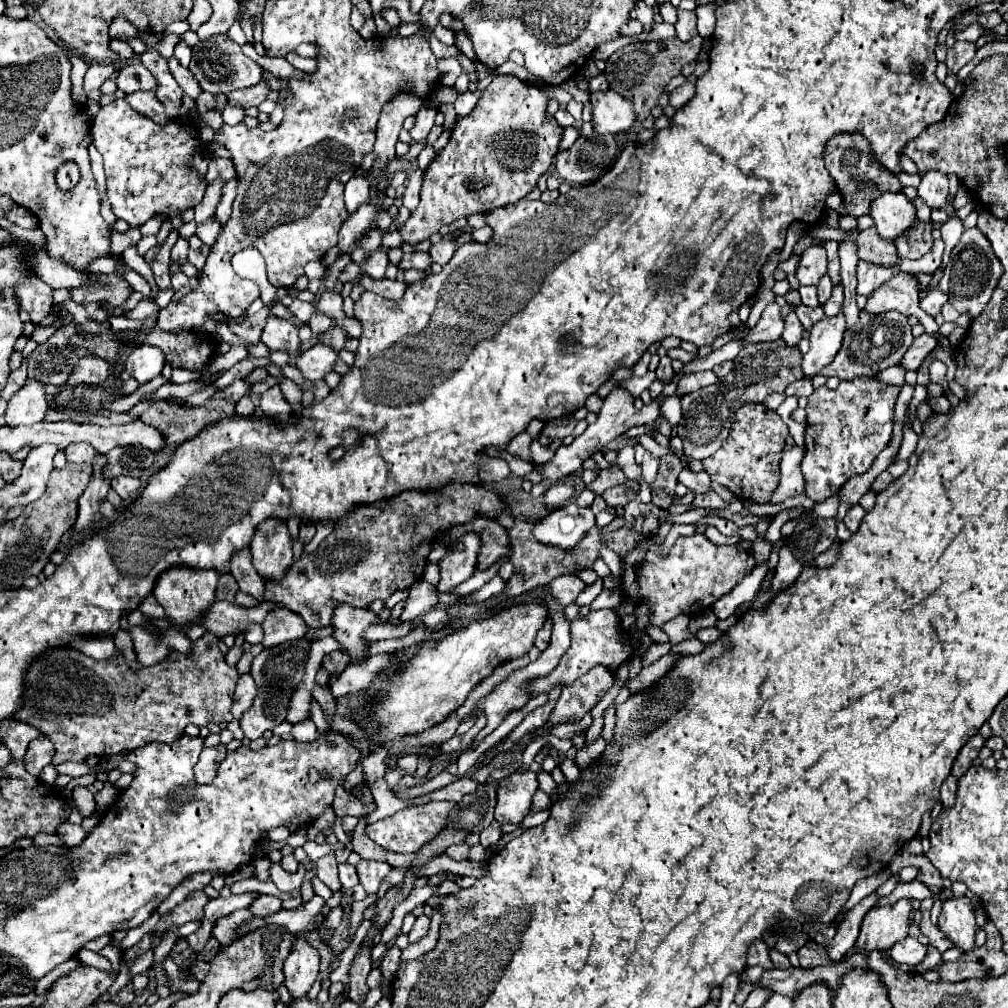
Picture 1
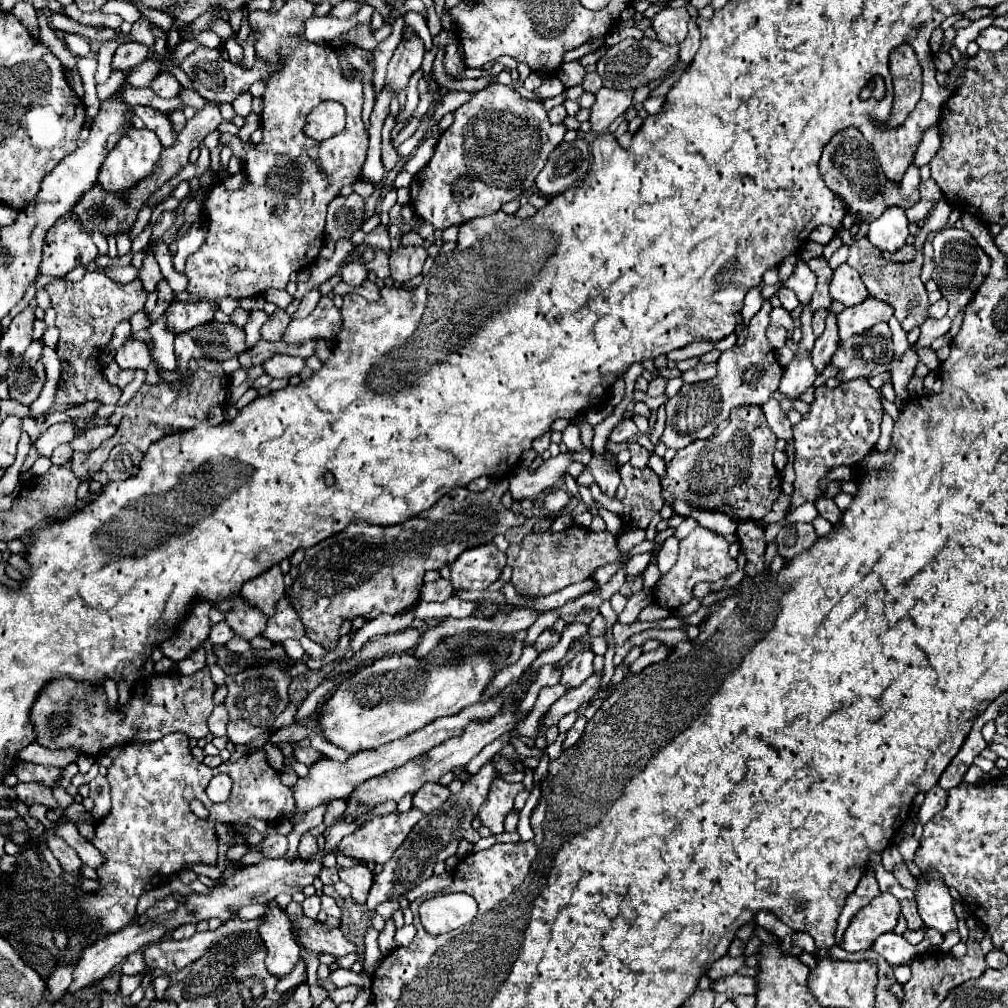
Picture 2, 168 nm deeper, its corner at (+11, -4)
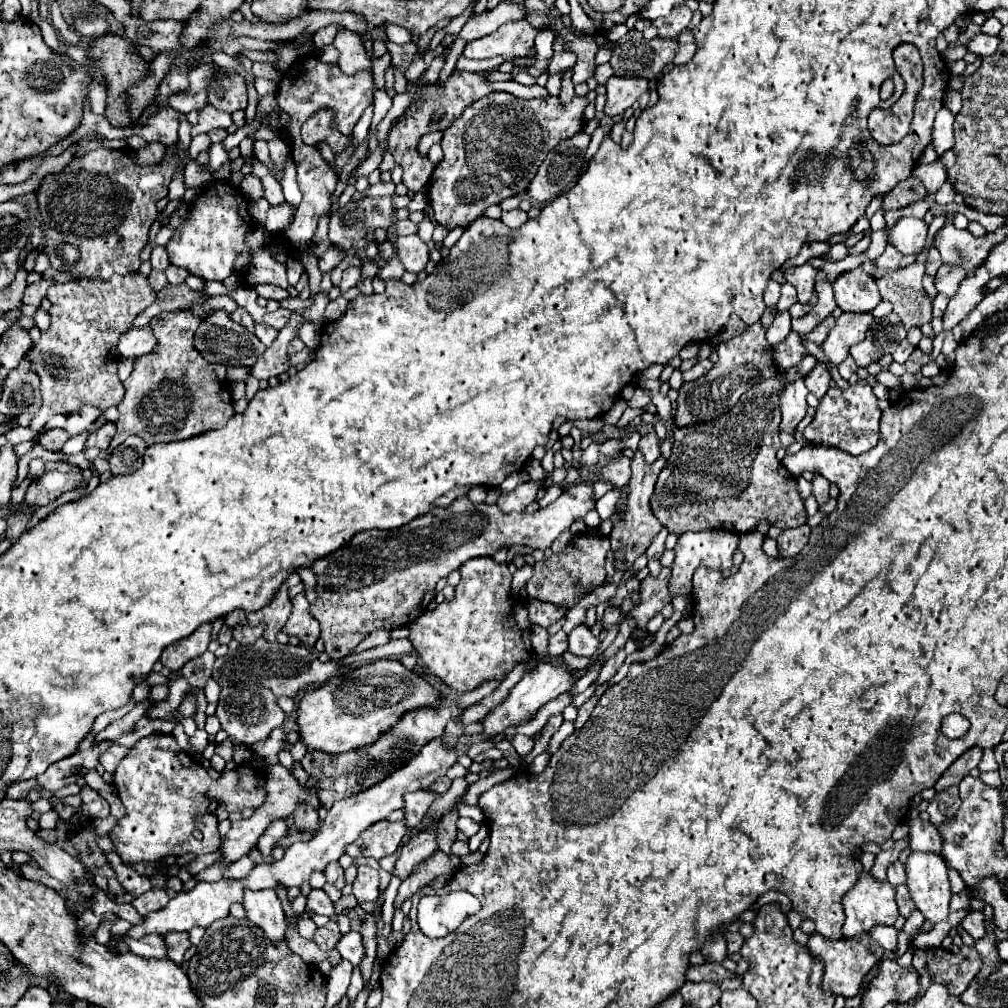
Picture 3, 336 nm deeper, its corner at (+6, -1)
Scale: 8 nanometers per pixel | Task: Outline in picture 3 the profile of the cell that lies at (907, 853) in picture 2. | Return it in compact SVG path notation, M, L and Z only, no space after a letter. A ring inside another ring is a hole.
M913 808L905 820L911 828L909 848L913 852L941 852L941 836L931 822L921 822L919 812Z

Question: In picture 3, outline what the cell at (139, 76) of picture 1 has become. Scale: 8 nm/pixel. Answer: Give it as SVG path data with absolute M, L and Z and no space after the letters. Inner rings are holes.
M213 62L195 66L189 74L189 88L185 92L171 94L167 98L167 104L177 112L185 112L185 114L199 110L207 102L207 78L211 78L213 68L219 72L219 68L213 66Z

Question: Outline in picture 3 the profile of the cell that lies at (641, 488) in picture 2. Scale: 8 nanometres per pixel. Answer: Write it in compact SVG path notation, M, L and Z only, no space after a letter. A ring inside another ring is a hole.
M635 452L635 458L631 460L631 480L629 480L629 494L627 494L627 502L625 502L625 510L623 512L613 512L611 522L613 522L613 532L609 534L611 540L611 548L615 550L615 566L627 570L651 544L653 536L661 530L659 522L655 522L655 514L651 514L651 496L655 492L655 482L659 472L663 470L665 460L657 458L653 464L645 464L643 456L639 452Z

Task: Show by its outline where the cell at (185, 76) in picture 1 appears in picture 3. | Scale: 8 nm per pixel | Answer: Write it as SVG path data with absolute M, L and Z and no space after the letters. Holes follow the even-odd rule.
M205 104L199 110L199 122L193 126L191 134L197 136L201 132L209 132L213 128L229 128L231 126L231 114L223 114L221 110L215 110L211 104Z

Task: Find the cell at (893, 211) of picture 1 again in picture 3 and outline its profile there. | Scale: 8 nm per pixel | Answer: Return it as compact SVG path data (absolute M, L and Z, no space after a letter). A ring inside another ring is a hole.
M899 218L887 230L887 242L895 246L901 254L919 254L925 246L927 224L917 218Z

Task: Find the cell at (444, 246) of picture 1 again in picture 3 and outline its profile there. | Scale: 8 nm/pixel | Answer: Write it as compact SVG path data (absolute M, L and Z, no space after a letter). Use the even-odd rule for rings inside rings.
M417 234L401 236L397 238L397 258L401 260L407 272L419 274L429 262L429 248Z

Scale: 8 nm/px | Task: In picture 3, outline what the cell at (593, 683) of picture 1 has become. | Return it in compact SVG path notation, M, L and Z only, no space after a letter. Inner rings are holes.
M585 624L577 626L577 628L569 634L569 652L571 652L571 654L591 658L591 656L597 652L597 648L599 648L599 638L593 636Z

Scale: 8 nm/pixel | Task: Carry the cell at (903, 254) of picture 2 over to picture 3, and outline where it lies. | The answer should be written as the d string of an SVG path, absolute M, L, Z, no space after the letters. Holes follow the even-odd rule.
M890 244L886 246L881 256L877 258L877 266L887 266L887 268L903 268L903 266L907 266L911 262L915 262L915 256L903 256Z

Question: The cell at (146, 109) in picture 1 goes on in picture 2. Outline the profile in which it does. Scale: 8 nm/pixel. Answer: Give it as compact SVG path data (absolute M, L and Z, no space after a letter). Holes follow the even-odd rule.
M142 105L134 107L134 113L144 121L146 129L152 129L152 131L160 137L160 141L162 141L164 147L174 145L174 141L176 141L176 131L174 131L170 119L168 119L164 113L158 113L156 109L142 107Z

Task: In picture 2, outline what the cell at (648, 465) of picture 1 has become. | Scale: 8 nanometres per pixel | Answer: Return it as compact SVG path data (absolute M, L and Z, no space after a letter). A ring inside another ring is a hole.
M632 441L628 445L630 453L632 453L632 459L630 459L630 465L634 467L646 467L648 465L648 459L650 459L650 451L646 451L644 447L640 447L636 441Z

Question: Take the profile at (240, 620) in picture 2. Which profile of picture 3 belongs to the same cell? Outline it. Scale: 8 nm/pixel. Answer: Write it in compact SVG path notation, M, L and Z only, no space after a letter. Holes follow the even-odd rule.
M235 626L233 628L233 638L239 644L253 644L259 636L263 634L263 626Z

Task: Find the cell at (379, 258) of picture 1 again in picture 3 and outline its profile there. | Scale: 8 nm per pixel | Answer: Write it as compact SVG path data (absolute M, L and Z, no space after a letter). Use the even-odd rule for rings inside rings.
M349 266L349 268L343 272L343 280L341 280L341 284L339 284L339 290L345 292L345 290L353 288L353 286L359 282L359 278L361 278L361 268Z

